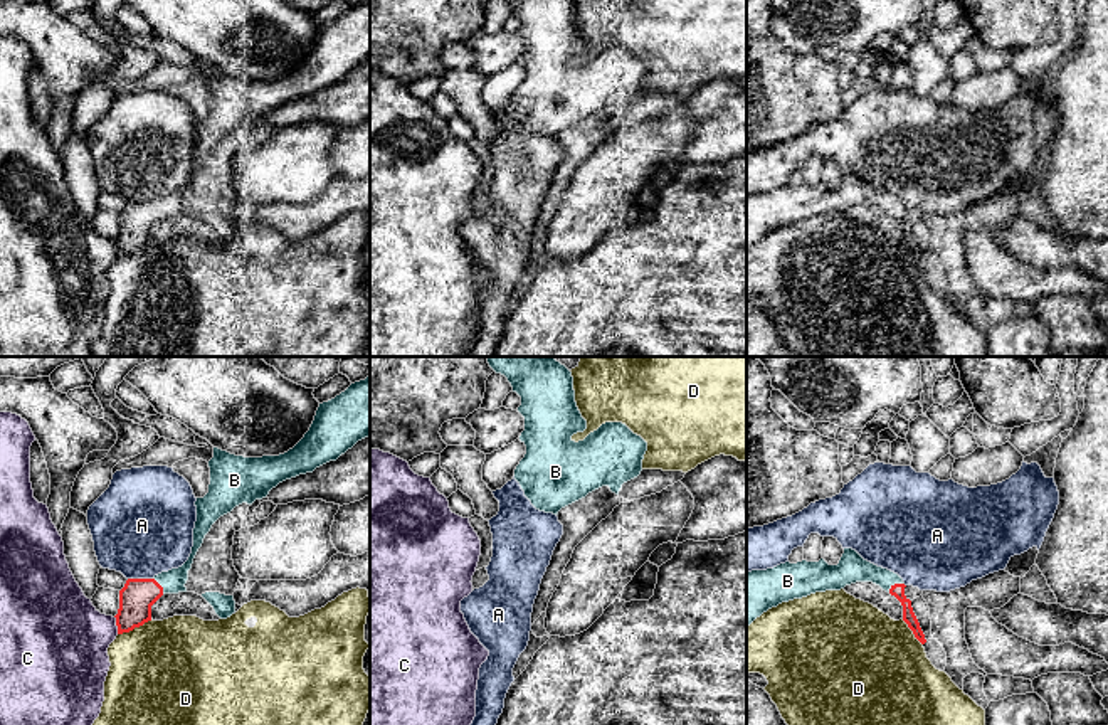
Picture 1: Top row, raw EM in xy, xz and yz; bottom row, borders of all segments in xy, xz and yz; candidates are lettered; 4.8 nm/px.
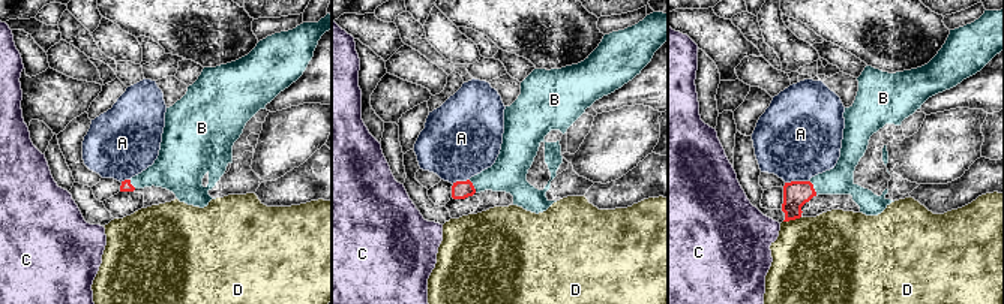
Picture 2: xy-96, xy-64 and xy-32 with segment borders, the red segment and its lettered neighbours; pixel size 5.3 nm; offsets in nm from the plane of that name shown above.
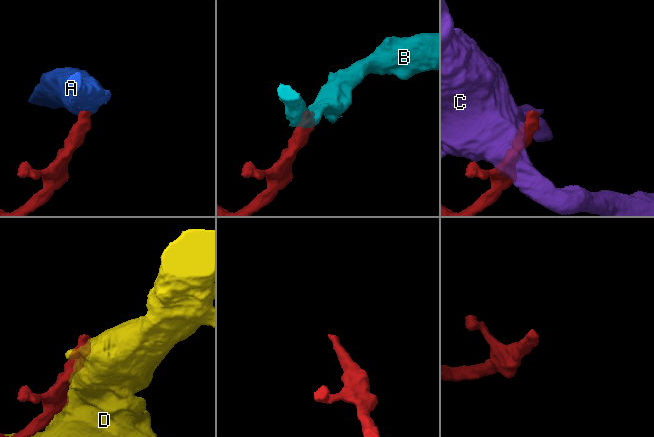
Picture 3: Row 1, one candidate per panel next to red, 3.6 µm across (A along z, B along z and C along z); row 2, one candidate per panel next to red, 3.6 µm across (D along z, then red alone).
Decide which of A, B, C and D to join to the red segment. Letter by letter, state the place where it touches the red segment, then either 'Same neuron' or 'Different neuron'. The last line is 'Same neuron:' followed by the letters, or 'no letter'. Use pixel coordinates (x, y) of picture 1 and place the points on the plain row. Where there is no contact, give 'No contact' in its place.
A: Touches red at xy (140, 202). Different neuron
B: Touches red at yz (895, 207). Same neuron
C: Touches red at xy (116, 248). Different neuron
D: Touches red at xy (135, 249). Different neuron
Same neuron: B

